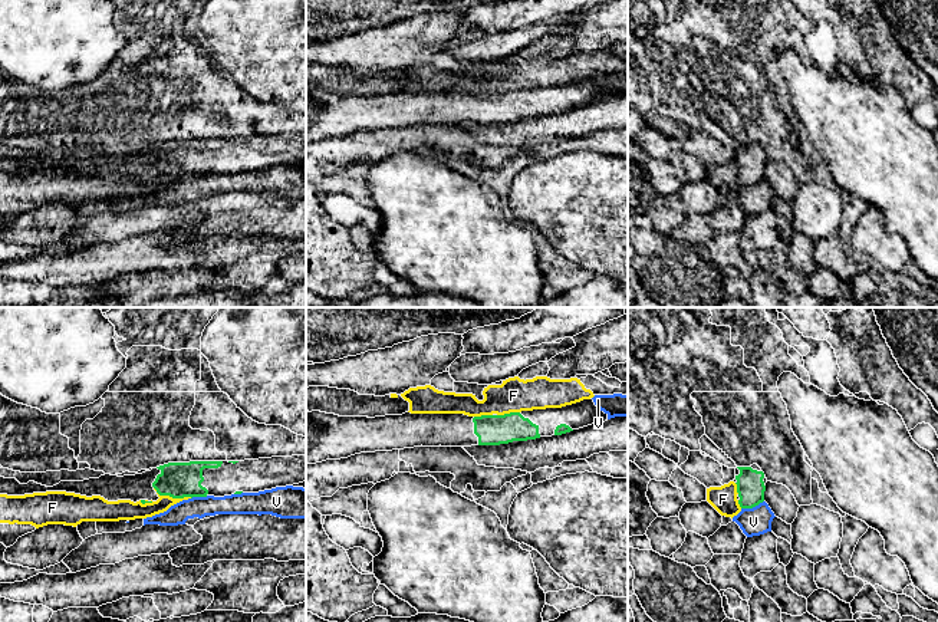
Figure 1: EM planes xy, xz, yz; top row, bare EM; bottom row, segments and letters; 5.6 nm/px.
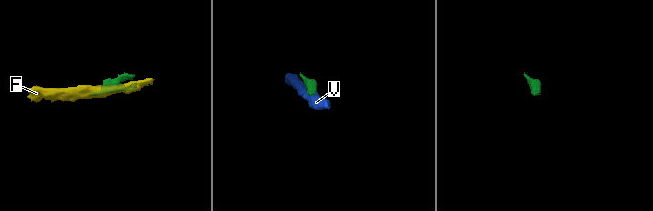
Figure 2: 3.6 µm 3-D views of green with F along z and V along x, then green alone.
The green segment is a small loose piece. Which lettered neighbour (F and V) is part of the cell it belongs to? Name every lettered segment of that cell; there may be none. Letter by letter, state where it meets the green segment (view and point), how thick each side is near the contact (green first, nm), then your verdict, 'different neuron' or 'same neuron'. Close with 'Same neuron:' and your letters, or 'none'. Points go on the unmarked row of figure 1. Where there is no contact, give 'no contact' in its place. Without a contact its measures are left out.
F: xy (173, 175) | 200/100 nm | different neuron
V: yz (751, 186) | 160/160 nm | different neuron
Same neuron: none

